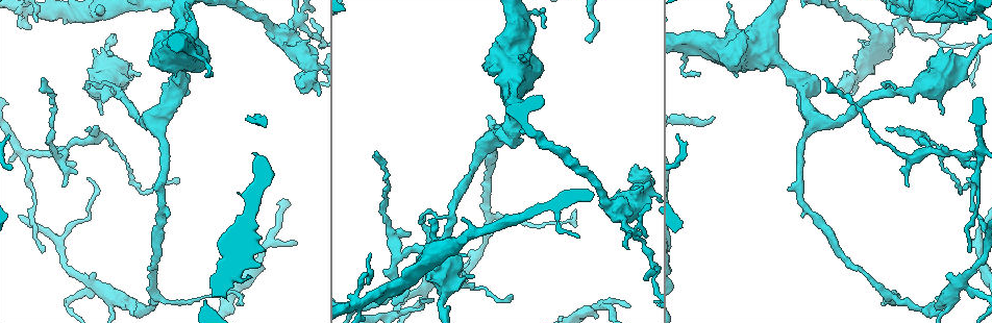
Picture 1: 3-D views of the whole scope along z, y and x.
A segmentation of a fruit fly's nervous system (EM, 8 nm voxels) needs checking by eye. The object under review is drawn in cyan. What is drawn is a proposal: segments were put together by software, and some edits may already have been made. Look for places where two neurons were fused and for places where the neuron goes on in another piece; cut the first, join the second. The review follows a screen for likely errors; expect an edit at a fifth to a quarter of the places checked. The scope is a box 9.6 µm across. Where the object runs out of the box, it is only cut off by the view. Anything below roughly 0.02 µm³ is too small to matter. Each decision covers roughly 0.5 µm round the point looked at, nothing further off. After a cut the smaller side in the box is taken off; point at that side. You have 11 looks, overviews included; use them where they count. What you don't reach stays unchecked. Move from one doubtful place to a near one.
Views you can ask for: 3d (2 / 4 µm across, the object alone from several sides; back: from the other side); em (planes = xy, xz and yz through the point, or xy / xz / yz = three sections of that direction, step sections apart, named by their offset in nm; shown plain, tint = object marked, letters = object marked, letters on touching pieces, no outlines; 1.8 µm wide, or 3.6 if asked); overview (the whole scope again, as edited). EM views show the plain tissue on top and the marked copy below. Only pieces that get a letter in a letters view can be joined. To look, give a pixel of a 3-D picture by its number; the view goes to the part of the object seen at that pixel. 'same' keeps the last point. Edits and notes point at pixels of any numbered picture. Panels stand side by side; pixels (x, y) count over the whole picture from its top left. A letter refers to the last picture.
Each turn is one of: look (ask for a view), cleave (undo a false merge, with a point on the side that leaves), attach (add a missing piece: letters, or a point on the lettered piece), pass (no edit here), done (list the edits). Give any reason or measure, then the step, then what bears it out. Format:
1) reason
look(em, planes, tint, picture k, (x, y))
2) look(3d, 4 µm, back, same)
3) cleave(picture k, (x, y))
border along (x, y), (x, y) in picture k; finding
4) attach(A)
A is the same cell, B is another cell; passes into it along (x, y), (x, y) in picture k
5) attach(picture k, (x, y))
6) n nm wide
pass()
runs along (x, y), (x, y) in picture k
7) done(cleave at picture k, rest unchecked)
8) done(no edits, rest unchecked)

look(em, xz, step 16, tint, picture 1, (294, 22))

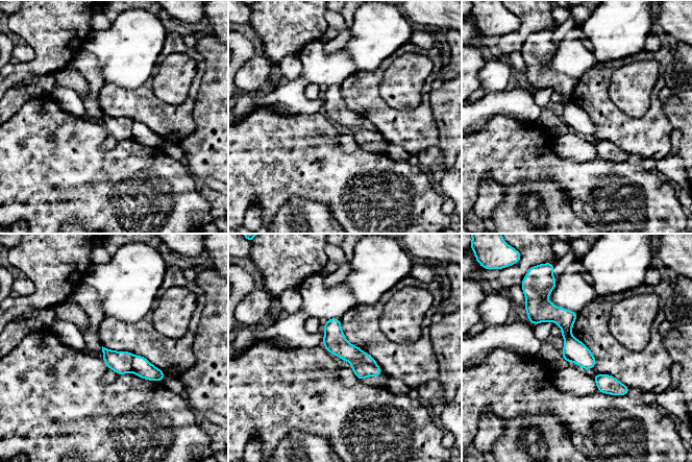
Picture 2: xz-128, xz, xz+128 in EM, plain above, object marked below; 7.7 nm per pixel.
look(em, planes, letters, same)

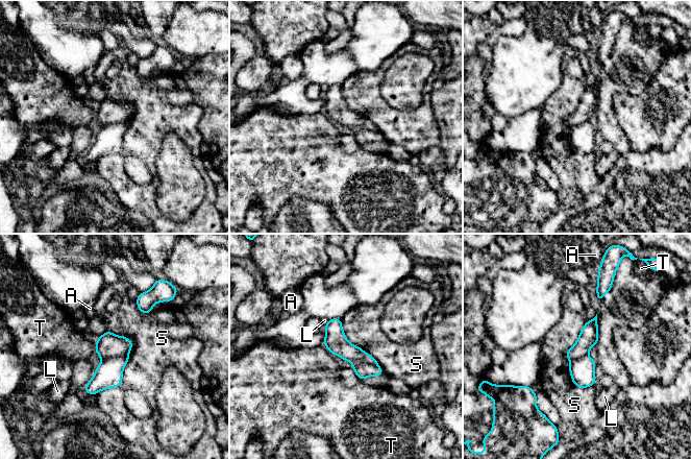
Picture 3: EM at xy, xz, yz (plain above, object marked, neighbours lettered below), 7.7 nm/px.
170 nm wide
cleave(picture 3, (108, 373))
A, L, S and T are other cells; border along (127, 354), (103, 360) in picture 3; two neurons meet here

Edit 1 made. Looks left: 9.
free end
look(3d, 4 µm, picture 1, (638, 167))

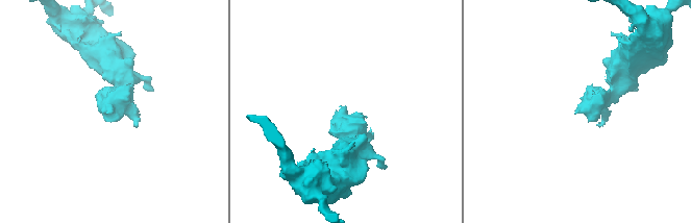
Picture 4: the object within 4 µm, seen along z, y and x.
need the tissue
look(em, planes, letters, picture 4, (111, 115))

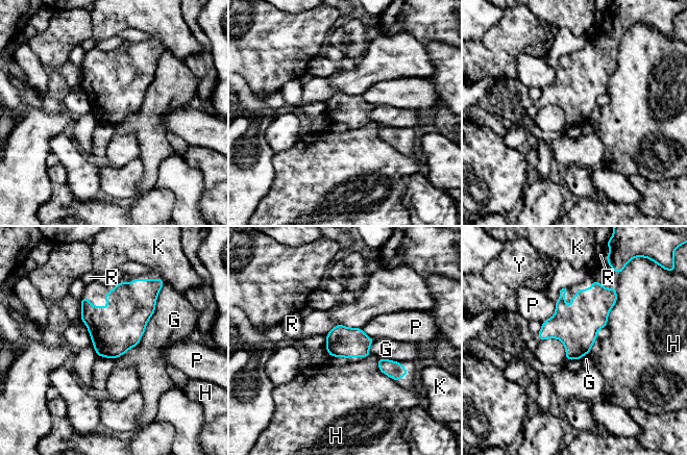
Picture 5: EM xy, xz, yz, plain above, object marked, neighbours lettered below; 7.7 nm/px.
pass()
G, H, K, P, R and Y are other cells; border along (161, 289), (141, 339), (114, 359) in picture 5; no lettered piece goes on from it

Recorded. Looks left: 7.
thick turns thin
look(3d, 4 µm, picture 1, (773, 32))

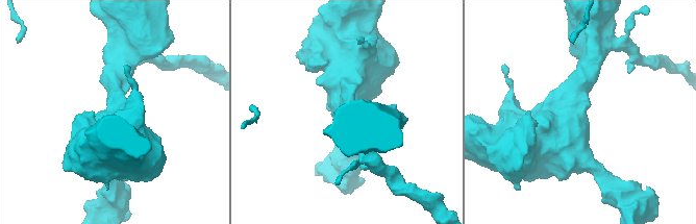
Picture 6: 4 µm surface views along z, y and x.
arms of 380, 700 nm
look(em, 3.6 µm, xz, step 4, tint, picture 6, (579, 112))

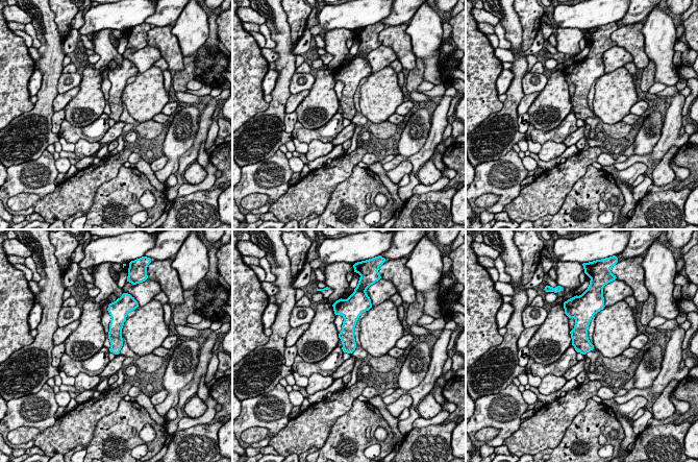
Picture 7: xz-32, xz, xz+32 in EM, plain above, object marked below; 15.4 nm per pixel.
look(em, 3.6 µm, planes, letters, same)

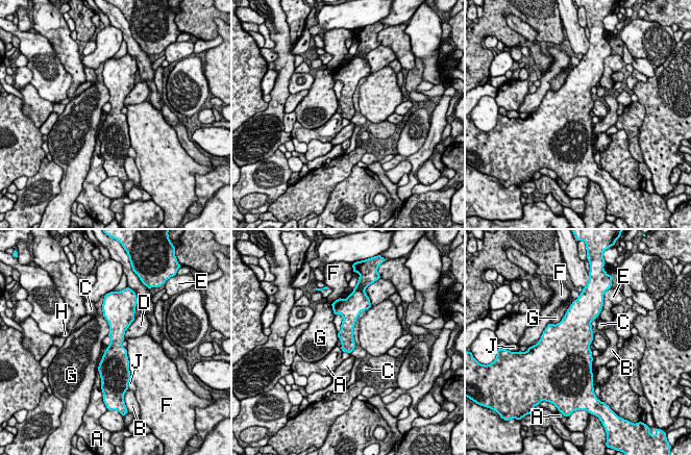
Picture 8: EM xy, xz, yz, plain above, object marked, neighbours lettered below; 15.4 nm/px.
220 nm wide
pass()
A, B, C, D, E, F, G, H and J are other cells; border along (106, 348), (98, 367), (100, 379) in picture 8; continuous, no second neuron

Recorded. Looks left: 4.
done(cleave at picture 3, rest unchecked)

